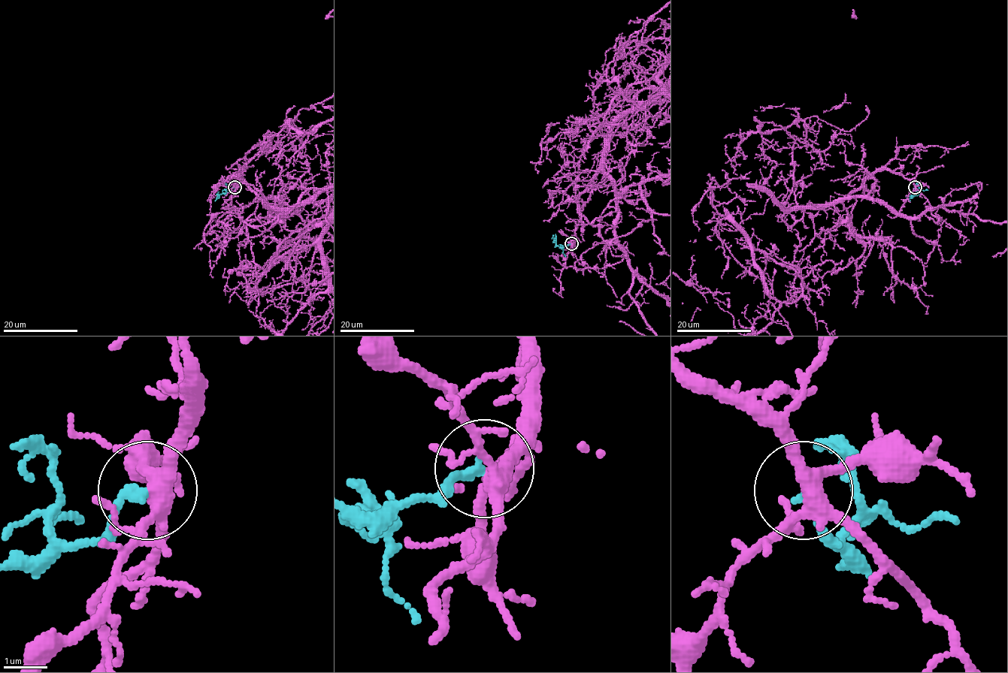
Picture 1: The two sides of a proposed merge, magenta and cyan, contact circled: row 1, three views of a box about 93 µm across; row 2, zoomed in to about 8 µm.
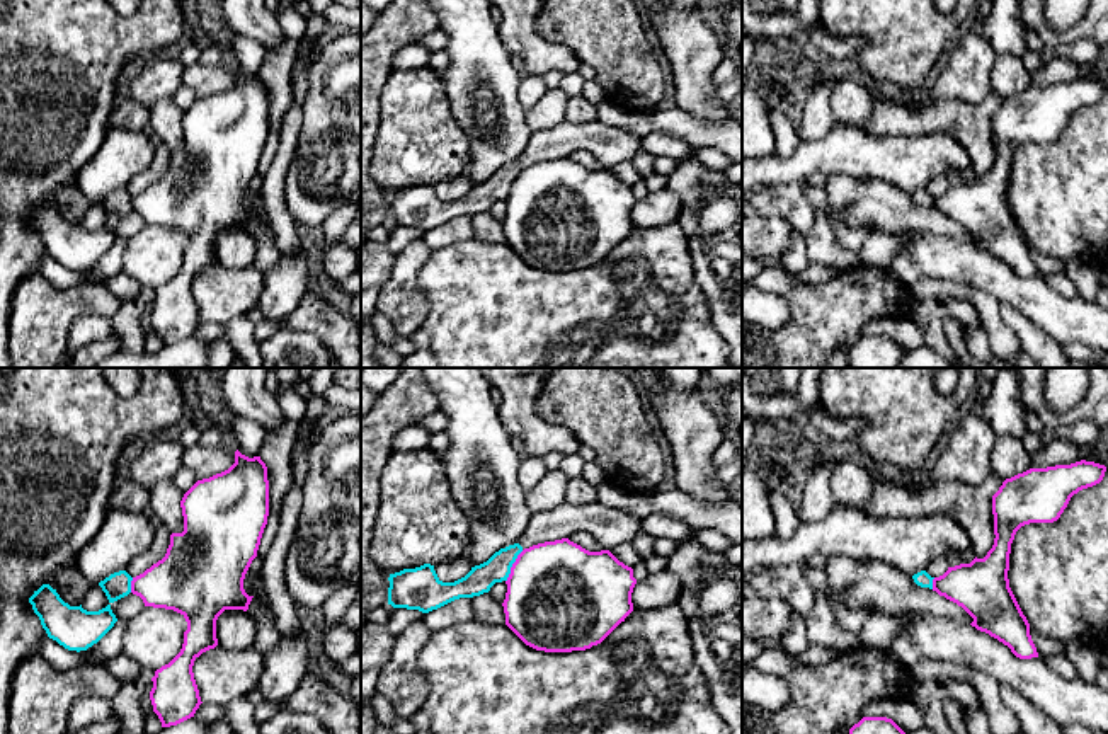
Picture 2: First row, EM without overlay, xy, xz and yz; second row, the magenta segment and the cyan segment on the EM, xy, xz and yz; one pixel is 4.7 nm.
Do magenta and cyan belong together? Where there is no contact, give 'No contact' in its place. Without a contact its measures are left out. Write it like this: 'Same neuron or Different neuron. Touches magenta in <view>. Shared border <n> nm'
Different neuron. Touches magenta in xz. Shared border 170 nm

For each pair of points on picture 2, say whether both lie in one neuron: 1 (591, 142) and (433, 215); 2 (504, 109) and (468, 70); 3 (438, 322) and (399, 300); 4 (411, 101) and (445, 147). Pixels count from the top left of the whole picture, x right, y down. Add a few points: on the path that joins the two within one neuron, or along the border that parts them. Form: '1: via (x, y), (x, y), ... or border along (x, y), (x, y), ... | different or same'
1: via (552, 143), (542, 145), (491, 191), (472, 203) | same
2: via (494, 99), (479, 80) | same
3: border along (417, 276), (428, 305), (428, 317), (422, 327) | different
4: via (414, 113), (433, 135) | same

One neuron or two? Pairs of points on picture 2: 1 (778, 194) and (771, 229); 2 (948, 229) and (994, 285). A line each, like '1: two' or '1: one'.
1: two
2: two

